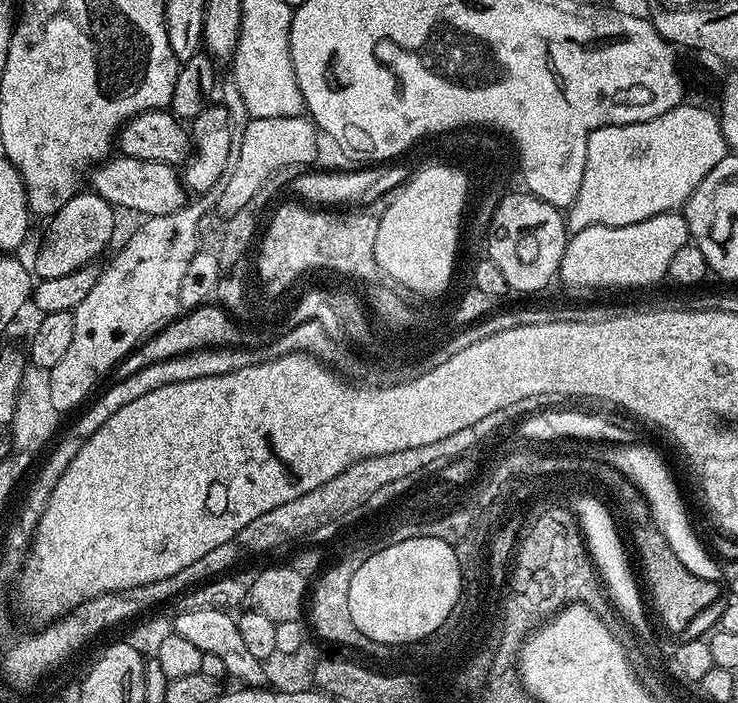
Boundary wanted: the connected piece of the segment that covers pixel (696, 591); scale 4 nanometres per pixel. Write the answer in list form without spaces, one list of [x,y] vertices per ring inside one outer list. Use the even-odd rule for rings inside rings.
[[[622,514],[622,516],[623,516],[623,519],[626,521],[626,526],[629,528],[630,531],[632,531],[632,544],[633,545],[631,544],[631,547],[634,549],[635,559],[638,561],[639,571],[642,573],[642,584],[643,584],[643,587],[646,589],[647,599],[648,599],[648,596],[650,599],[652,599],[652,608],[653,609],[651,608],[651,611],[654,613],[654,616],[655,616],[654,611],[656,611],[656,616],[658,619],[661,620],[662,623],[664,623],[664,628],[666,631],[668,631],[668,632],[684,632],[684,631],[686,631],[687,628],[690,627],[691,624],[694,623],[695,620],[698,619],[699,616],[702,615],[703,612],[706,611],[707,608],[710,607],[711,604],[714,603],[715,600],[719,598],[719,596],[720,596],[720,588],[719,587],[721,585],[719,583],[717,583],[717,581],[707,581],[704,578],[698,578],[697,575],[692,574],[688,570],[686,570],[686,567],[682,566],[681,559],[679,559],[677,557],[677,555],[674,554],[674,551],[672,551],[672,549],[670,548],[670,543],[668,543],[666,538],[664,538],[662,536],[662,532],[659,530],[658,526],[655,525],[654,521],[652,521],[652,520],[636,520],[636,518],[634,518],[634,516],[632,516],[632,514]]]

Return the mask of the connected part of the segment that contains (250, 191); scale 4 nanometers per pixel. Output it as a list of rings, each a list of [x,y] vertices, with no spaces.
[[[309,117],[294,118],[250,118],[238,140],[233,168],[227,173],[218,200],[214,202],[217,213],[228,219],[239,210],[249,207],[254,196],[268,178],[282,168],[294,164],[310,166],[318,156],[320,132]]]

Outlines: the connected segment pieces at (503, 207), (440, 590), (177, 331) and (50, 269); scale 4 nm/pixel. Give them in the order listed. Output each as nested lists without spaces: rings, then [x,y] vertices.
[[[519,190],[501,195],[500,202],[493,210],[490,223],[487,225],[488,232],[492,237],[488,240],[487,259],[502,270],[502,278],[506,278],[509,289],[515,292],[540,292],[551,280],[557,279],[562,262],[564,248],[568,244],[569,231],[566,227],[566,216],[563,211],[550,206],[545,200],[540,200],[527,190]]]
[[[416,537],[408,541],[398,542],[394,545],[384,544],[376,548],[374,559],[369,560],[361,565],[357,565],[356,580],[352,580],[350,585],[350,615],[356,616],[356,624],[368,632],[368,636],[374,637],[375,640],[412,640],[412,636],[424,636],[428,628],[436,628],[440,620],[444,620],[444,612],[452,608],[452,600],[456,600],[456,565],[452,561],[450,550],[453,545],[439,540],[436,537]]]
[[[205,304],[187,311],[184,315],[174,318],[163,325],[156,333],[145,339],[136,349],[124,357],[112,372],[113,379],[128,378],[137,370],[142,370],[154,362],[165,361],[166,358],[178,357],[189,352],[201,350],[204,347],[232,347],[232,342],[237,340],[237,330],[241,323],[233,320],[220,308]]]
[[[82,190],[74,196],[61,210],[53,215],[44,238],[38,248],[33,273],[39,279],[60,278],[74,270],[91,265],[107,246],[116,226],[116,210],[100,195]]]

